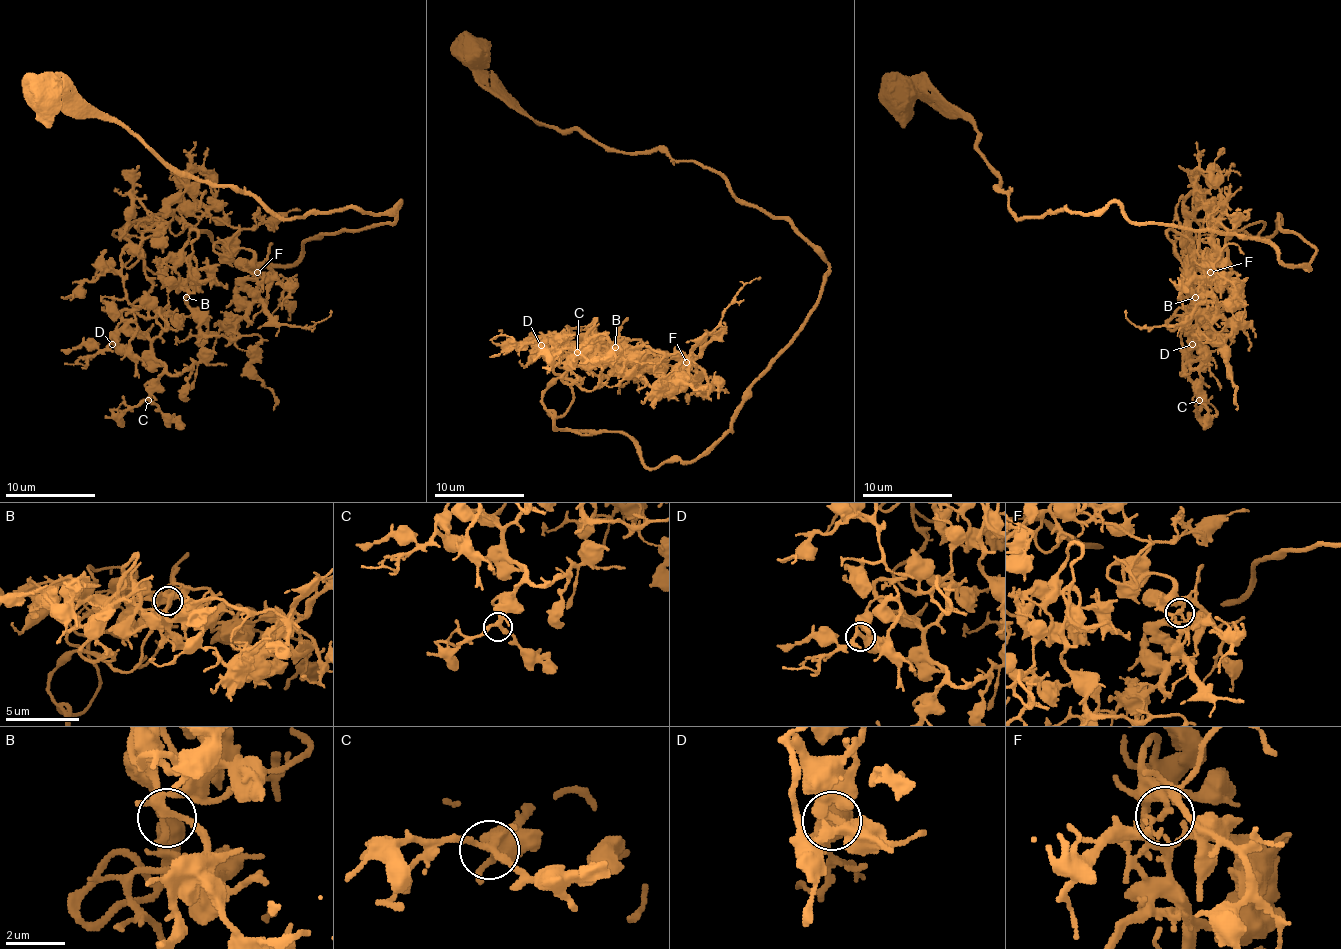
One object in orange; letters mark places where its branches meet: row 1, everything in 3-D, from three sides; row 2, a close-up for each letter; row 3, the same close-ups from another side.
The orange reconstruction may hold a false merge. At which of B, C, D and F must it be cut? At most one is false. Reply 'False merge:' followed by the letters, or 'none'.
False merge: F

